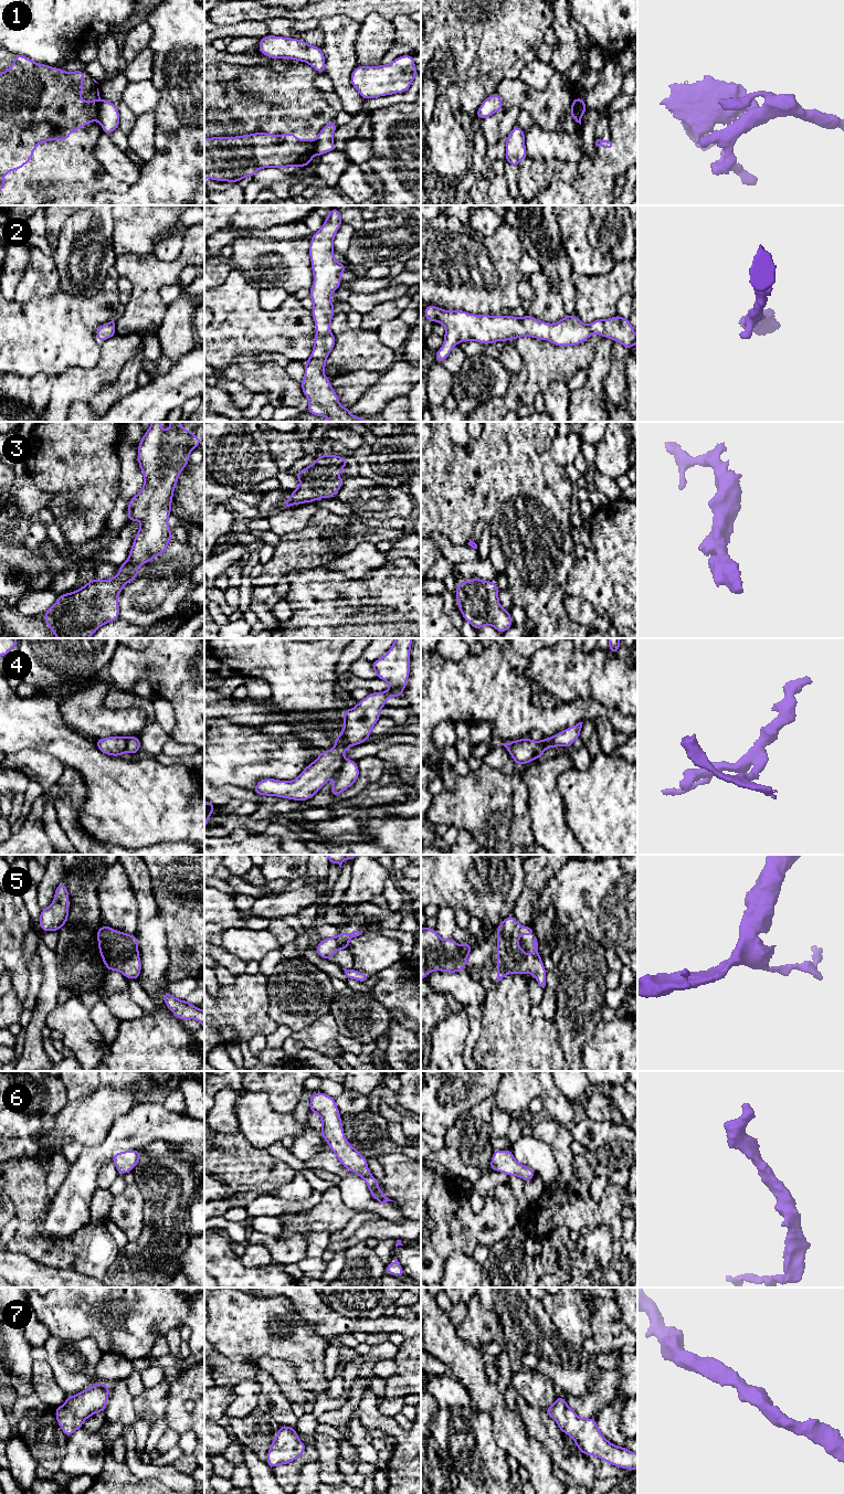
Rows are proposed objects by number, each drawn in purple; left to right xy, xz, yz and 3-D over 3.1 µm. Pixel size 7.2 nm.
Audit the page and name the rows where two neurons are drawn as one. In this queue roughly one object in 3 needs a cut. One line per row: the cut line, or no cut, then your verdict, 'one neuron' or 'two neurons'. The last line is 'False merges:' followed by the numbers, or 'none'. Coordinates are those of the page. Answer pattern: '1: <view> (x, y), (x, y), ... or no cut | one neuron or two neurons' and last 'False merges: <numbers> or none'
1: xy (101, 99), (98, 108), (99, 122) | two neurons
2: no cut | one neuron
3: no cut | one neuron
4: xz (345, 759), (334, 776) | two neurons
5: no cut | one neuron
6: no cut | one neuron
7: no cut | one neuron
False merges: 1, 4

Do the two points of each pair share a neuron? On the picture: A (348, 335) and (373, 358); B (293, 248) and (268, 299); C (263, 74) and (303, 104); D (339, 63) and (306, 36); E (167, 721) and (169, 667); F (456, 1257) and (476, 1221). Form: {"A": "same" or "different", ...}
{"A": "same", "B": "different", "C": "same", "D": "different", "E": "different", "F": "different"}

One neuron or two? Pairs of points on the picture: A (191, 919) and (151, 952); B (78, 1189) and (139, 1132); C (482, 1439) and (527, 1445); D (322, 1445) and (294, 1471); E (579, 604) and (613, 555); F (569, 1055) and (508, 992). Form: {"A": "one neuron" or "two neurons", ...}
{"A": "two neurons", "B": "one neuron", "C": "two neurons", "D": "two neurons", "E": "two neurons", "F": "two neurons"}

